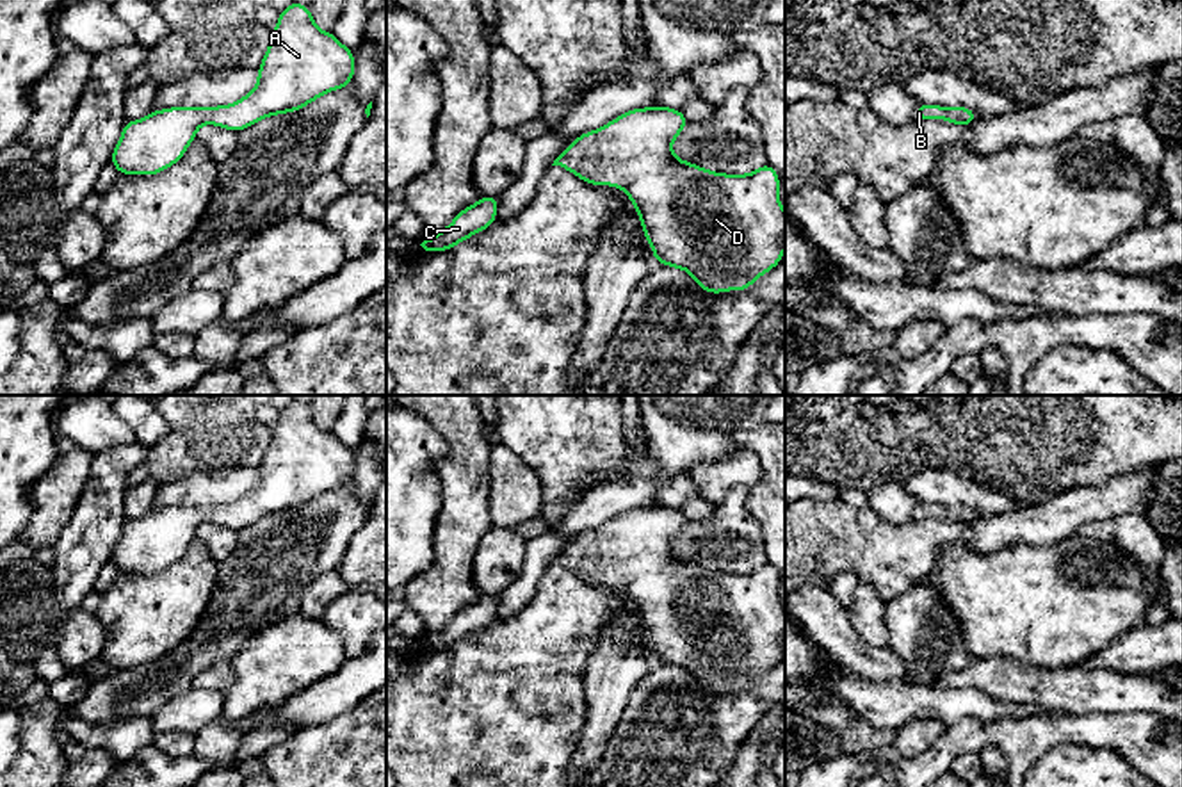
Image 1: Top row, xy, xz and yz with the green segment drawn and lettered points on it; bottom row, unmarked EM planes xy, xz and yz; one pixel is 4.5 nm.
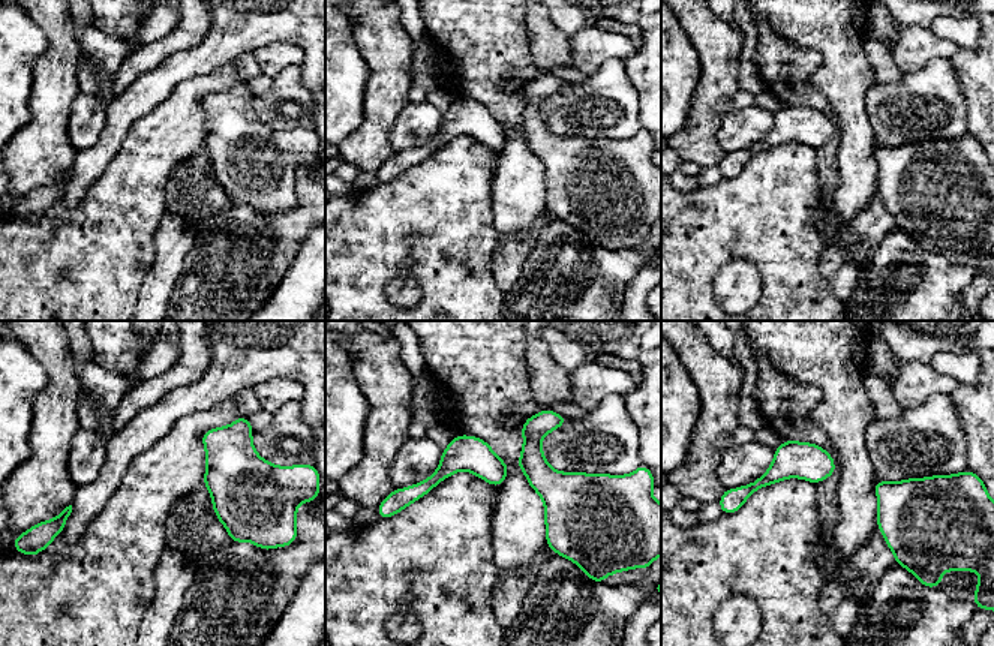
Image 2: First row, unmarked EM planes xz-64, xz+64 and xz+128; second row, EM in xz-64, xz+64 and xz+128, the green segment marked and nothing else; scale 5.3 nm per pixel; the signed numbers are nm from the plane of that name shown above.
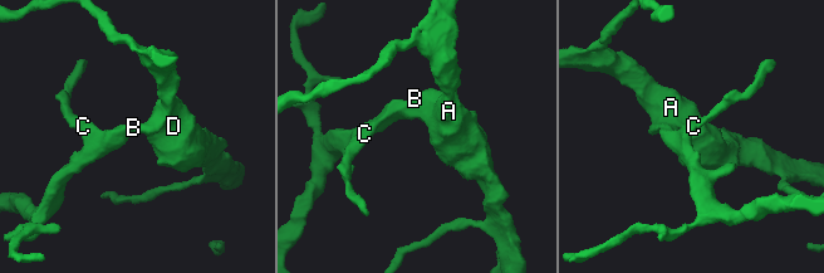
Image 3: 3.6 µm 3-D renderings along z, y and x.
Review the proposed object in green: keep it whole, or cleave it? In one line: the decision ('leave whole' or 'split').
leave whole

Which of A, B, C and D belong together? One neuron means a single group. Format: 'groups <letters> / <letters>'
groups A B C D

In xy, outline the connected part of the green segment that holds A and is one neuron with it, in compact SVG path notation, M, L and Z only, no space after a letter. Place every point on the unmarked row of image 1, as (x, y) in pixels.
M296 399L279 411L249 493L231 504L171 506L126 520L110 561L119 573L158 573L182 559L201 523L240 531L263 516L297 511L352 475L354 450L320 429L310 406Z

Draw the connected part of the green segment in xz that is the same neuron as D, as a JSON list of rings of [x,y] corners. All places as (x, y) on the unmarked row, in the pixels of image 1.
[[[634,507],[595,531],[579,534],[552,564],[571,570],[589,584],[623,588],[639,611],[655,661],[685,668],[700,687],[710,693],[742,691],[783,655],[785,611],[778,596],[780,575],[769,563],[751,573],[723,573],[676,557],[671,540],[680,536],[687,522],[676,507]]]

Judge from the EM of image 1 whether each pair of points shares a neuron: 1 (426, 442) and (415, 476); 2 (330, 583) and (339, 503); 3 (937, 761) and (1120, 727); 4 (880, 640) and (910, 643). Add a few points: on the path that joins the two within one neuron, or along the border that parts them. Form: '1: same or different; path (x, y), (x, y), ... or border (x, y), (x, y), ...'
1: same; path (420, 451), (415, 456), (415, 467)
2: different; border (335, 570), (319, 576), (301, 600)
3: same; path (983, 734), (1074, 730)
4: different; border (882, 604), (889, 645)

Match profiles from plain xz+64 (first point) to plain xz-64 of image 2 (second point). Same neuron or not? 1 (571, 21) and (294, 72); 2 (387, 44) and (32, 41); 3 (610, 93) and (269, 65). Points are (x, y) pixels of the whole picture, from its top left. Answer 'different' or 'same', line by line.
1: different
2: different
3: different

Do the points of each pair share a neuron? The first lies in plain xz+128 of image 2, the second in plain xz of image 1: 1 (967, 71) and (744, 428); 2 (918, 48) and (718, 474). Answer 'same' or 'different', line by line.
1: same
2: same

